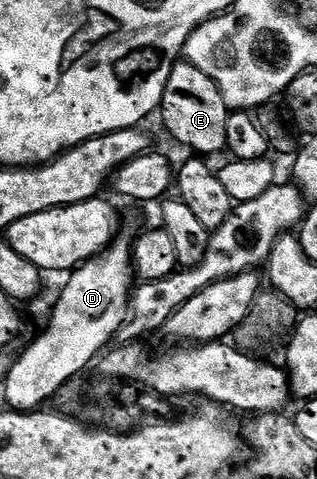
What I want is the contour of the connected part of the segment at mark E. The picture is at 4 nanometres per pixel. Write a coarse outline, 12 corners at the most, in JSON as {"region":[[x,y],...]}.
{"region":[[175,62],[166,130],[198,156],[226,150],[228,107],[200,68]]}

